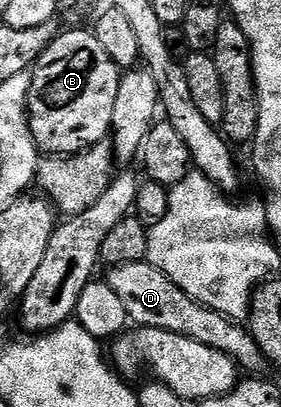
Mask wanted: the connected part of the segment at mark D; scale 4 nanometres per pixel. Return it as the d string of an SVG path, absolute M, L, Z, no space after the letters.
M144 260L133 264L121 264L110 267L106 271L105 280L109 288L121 299L128 319L136 327L148 326L161 328L165 332L177 332L177 336L185 336L189 340L197 340L197 344L205 344L217 352L225 352L243 372L259 372L265 366L263 353L259 351L257 340L253 340L250 329L246 325L233 322L223 314L213 312L207 306L194 302L169 276L165 276L150 262Z

